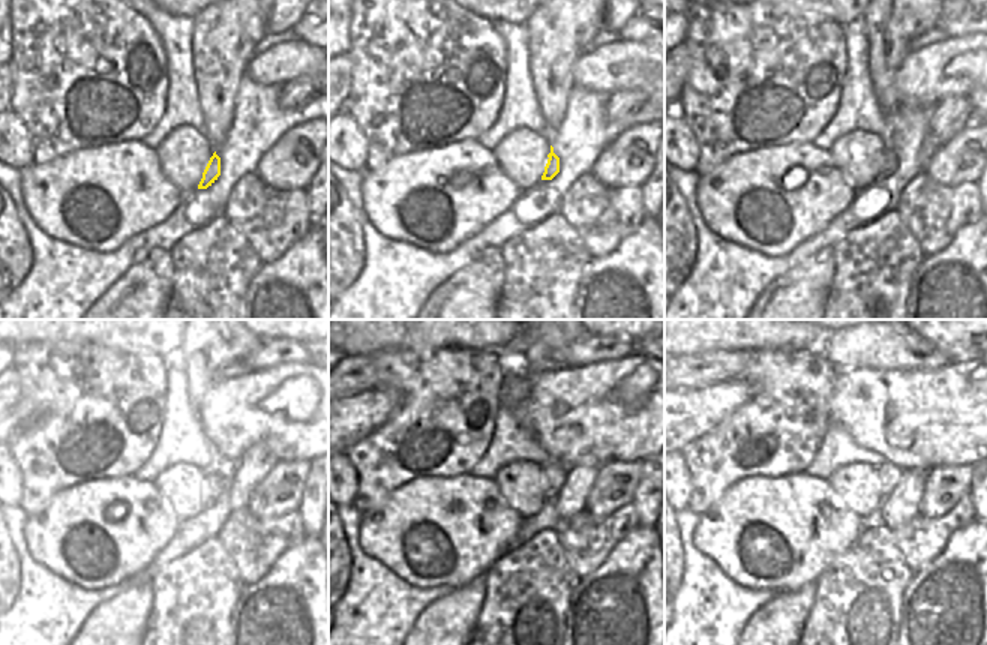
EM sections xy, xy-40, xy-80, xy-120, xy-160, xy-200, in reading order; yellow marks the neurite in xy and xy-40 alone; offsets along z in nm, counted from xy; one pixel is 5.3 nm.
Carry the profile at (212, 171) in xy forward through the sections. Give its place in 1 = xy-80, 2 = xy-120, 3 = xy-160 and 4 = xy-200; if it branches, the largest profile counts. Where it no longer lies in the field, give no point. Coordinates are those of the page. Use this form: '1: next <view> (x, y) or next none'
1: next xy-80 (888, 165)
2: next xy-120 (215, 485)
3: next xy-160 (554, 474)
4: next xy-200 (888, 474)

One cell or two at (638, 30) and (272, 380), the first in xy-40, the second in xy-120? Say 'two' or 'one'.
two

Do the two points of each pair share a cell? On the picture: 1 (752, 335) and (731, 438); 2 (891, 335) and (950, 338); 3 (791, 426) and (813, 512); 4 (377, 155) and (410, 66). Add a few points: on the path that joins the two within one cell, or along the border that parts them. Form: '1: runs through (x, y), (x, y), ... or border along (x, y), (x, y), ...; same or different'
1: border along (788, 350), (756, 348), (752, 351); different
2: border along (917, 335), (930, 341), (948, 359); different
3: border along (804, 470), (795, 474), (768, 477); different
4: runs through (390, 132), (398, 114), (399, 93), (404, 89); same

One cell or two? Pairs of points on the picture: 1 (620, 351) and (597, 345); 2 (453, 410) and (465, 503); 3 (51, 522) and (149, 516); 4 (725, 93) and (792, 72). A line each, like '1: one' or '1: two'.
1: one
2: two
3: one
4: one

